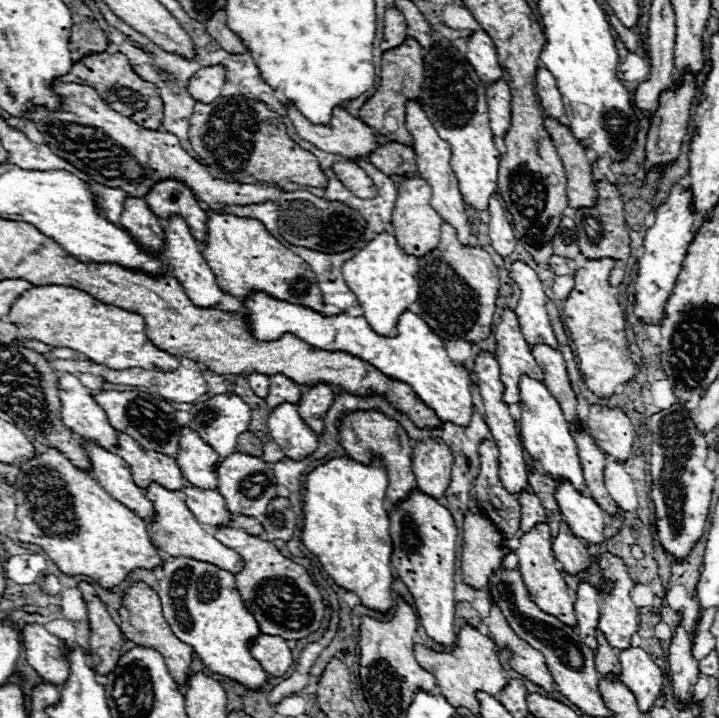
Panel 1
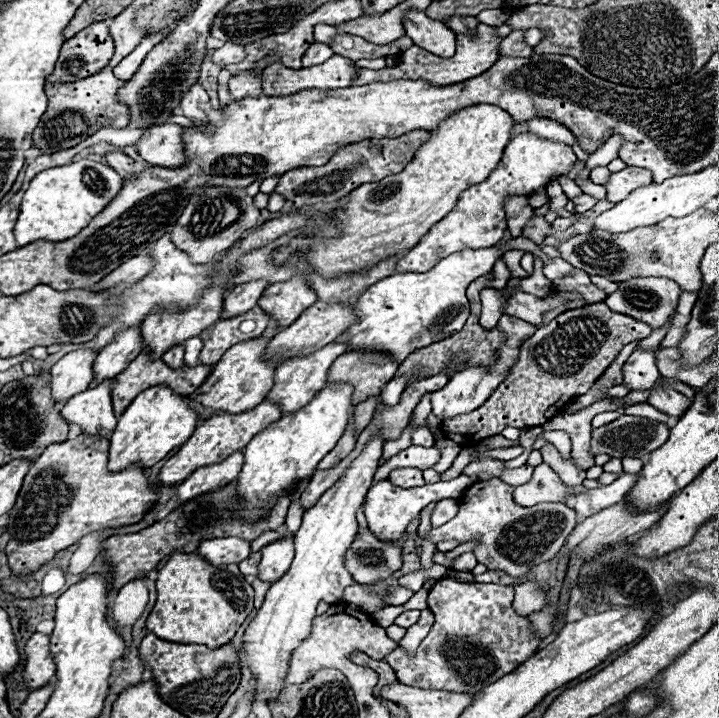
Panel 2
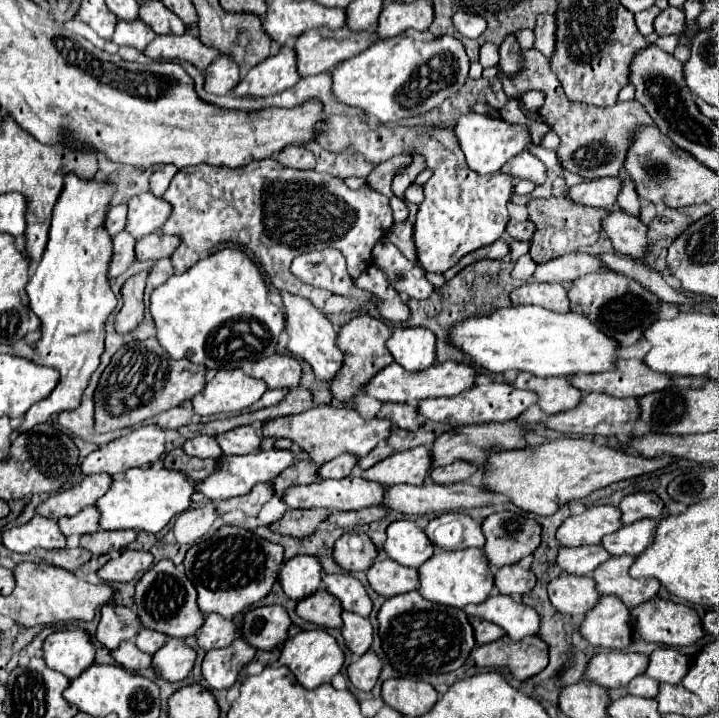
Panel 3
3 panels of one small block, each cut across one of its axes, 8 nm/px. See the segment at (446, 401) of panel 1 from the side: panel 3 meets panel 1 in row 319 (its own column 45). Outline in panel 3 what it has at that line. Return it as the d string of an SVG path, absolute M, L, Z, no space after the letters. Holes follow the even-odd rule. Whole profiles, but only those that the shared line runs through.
M74 172L64 174L64 188L52 212L48 246L26 286L30 308L42 322L42 338L36 344L38 354L32 360L42 366L56 368L60 372L60 382L48 398L36 402L36 406L28 410L20 430L30 430L34 424L46 422L50 414L60 410L76 408L92 372L100 364L100 354L104 352L106 318L116 308L116 296L112 294L108 282L112 236L104 226L114 194L116 186L110 178L98 182L96 178L76 178Z

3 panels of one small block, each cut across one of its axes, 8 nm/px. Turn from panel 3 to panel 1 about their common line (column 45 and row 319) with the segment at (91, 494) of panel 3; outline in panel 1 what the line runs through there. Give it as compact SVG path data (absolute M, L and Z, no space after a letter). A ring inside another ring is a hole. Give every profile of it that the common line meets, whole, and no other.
M506 310L496 326L496 360L500 364L500 378L506 386L506 404L520 404L520 376L526 374L534 376L534 380L544 380L544 372L532 358L512 310Z

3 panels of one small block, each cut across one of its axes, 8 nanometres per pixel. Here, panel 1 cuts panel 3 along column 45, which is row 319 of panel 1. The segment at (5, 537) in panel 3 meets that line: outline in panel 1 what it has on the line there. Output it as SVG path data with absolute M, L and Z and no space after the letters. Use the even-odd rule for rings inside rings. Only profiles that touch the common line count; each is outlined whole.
M512 262L510 276L520 286L520 300L516 306L516 316L526 336L530 348L534 344L550 344L550 348L558 348L556 336L552 332L548 314L546 314L546 294L542 290L542 282L536 272L524 262Z

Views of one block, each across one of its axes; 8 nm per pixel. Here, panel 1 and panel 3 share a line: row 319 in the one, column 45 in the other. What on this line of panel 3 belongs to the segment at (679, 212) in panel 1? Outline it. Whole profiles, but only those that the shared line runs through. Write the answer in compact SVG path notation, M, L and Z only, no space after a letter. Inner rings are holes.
M64 630L50 634L44 640L42 652L44 662L70 680L78 678L82 670L86 670L94 662L96 654L90 636L82 630Z

